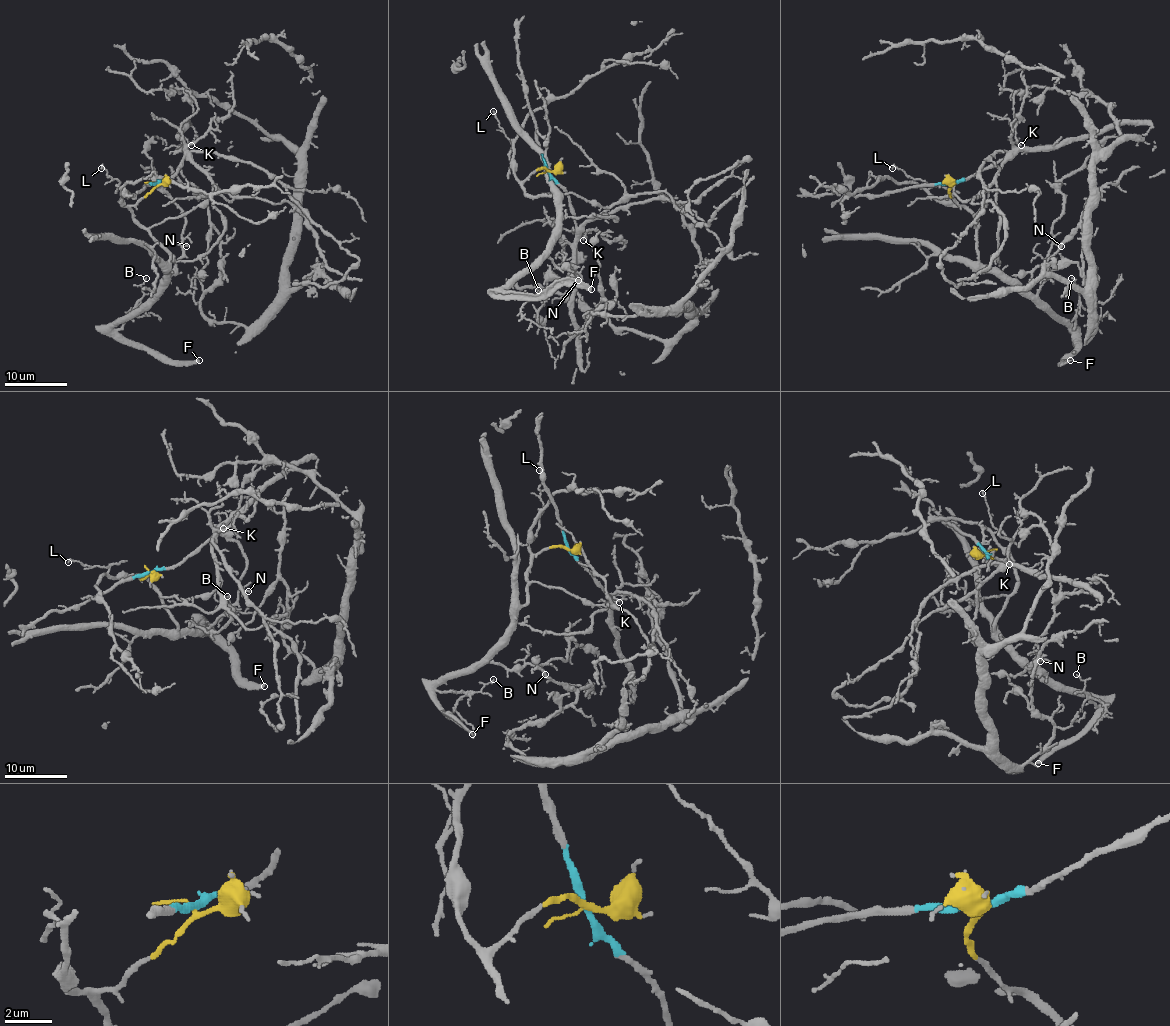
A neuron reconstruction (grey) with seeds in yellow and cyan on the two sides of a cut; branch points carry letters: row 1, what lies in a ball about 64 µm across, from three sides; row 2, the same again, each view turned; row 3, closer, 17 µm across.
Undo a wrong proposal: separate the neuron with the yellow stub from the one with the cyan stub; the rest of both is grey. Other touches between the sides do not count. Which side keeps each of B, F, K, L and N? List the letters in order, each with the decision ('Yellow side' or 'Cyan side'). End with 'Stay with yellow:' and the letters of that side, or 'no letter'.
B: Yellow side
F: Yellow side
K: Cyan side
L: Yellow side
N: Yellow side
Stay with yellow: B, F, L, N

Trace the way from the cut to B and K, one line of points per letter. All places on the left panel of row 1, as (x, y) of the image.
B: (156, 184), (131, 212), (168, 253), (168, 281), (123, 317), (115, 329), (132, 314), (143, 295), (146, 278)
K: (156, 183), (176, 172), (187, 155), (187, 147), (193, 142), (191, 145)

